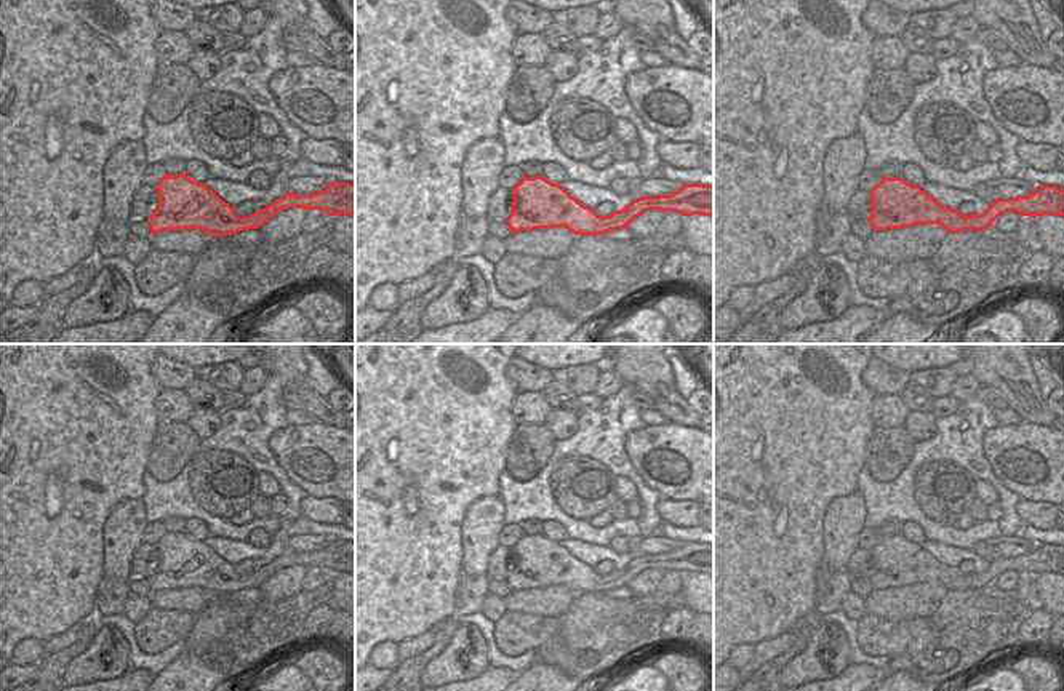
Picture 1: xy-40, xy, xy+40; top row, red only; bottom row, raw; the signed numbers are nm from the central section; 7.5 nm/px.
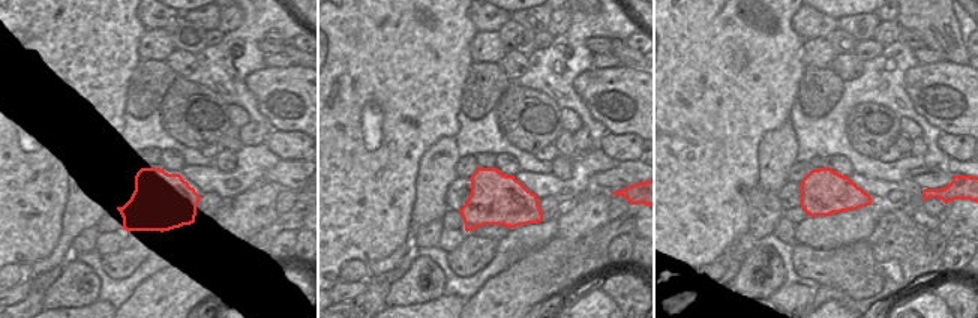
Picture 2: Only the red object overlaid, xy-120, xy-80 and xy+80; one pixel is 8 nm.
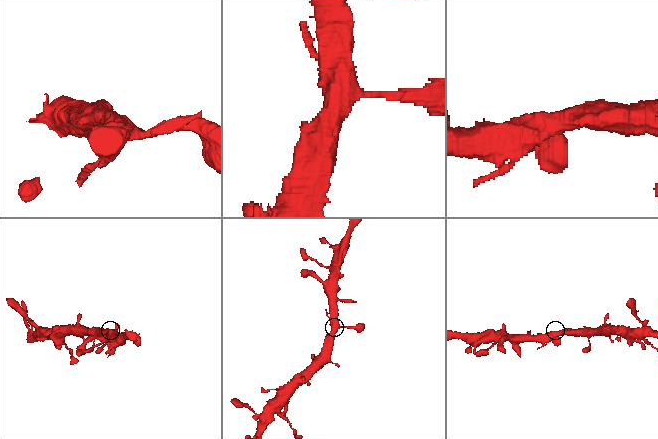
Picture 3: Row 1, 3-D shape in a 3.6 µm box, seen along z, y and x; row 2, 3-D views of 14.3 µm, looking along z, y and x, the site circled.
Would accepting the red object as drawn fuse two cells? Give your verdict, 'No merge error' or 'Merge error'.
No merge error

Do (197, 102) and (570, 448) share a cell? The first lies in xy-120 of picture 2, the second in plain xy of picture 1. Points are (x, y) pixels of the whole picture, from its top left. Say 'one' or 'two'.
two

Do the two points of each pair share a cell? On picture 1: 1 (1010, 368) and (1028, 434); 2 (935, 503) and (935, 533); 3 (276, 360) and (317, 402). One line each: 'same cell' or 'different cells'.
1: different cells
2: different cells
3: same cell

